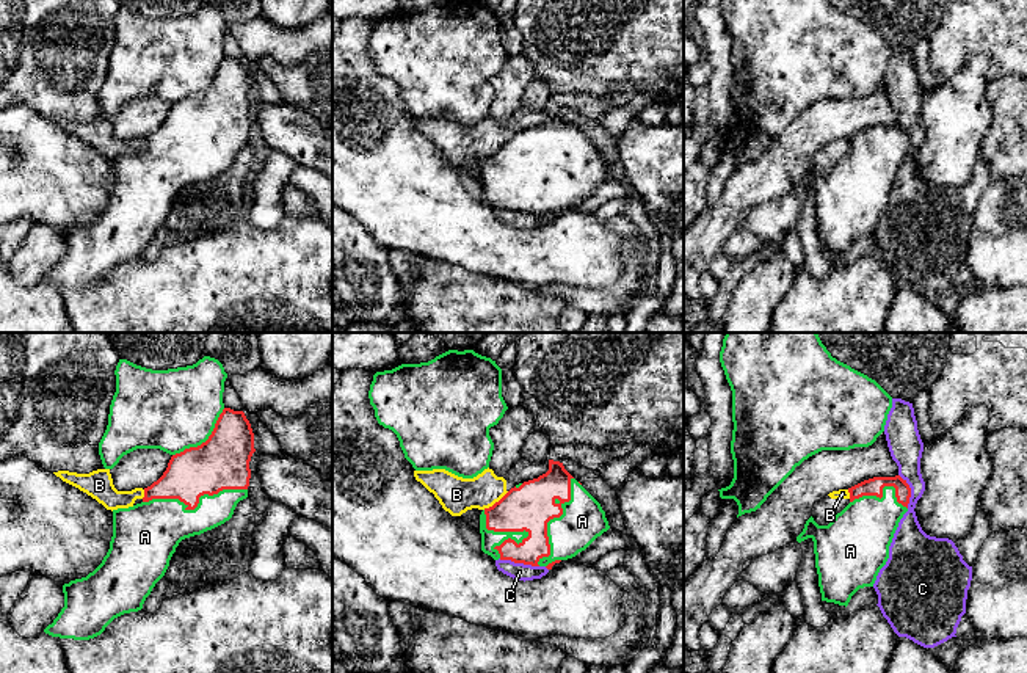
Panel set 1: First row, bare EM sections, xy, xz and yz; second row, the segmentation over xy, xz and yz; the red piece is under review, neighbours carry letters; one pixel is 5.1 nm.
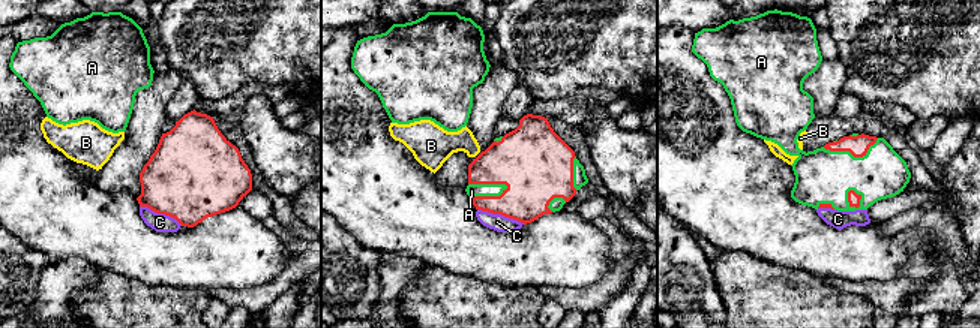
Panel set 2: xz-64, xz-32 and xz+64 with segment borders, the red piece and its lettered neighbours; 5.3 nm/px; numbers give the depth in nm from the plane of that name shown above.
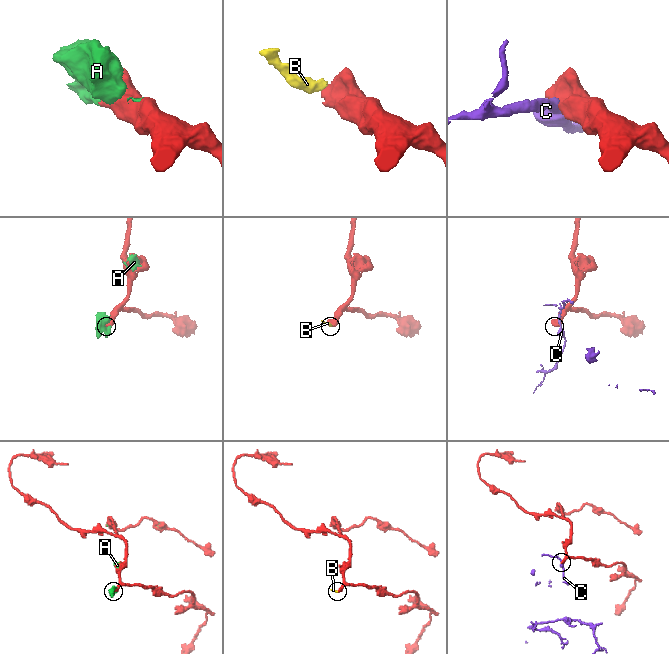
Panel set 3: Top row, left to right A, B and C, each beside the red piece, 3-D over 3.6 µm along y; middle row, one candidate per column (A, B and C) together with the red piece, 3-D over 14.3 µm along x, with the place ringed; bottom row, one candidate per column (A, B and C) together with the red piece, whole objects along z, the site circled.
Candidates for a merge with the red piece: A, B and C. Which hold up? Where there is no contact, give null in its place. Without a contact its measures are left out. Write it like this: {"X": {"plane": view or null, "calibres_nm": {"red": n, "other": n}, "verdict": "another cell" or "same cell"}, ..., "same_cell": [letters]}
{"A": {"plane": "xz", "calibres_nm": {"red": 240, "other": 220}, "verdict": "same cell"}, "B": {"plane": "xz", "calibres_nm": {"red": 240, "other": 190}, "verdict": "another cell"}, "C": {"plane": "xz", "calibres_nm": {"red": 190, "other": 90}, "verdict": "another cell"}, "same_cell": ["A"]}

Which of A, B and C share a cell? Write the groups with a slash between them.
A / B / C

